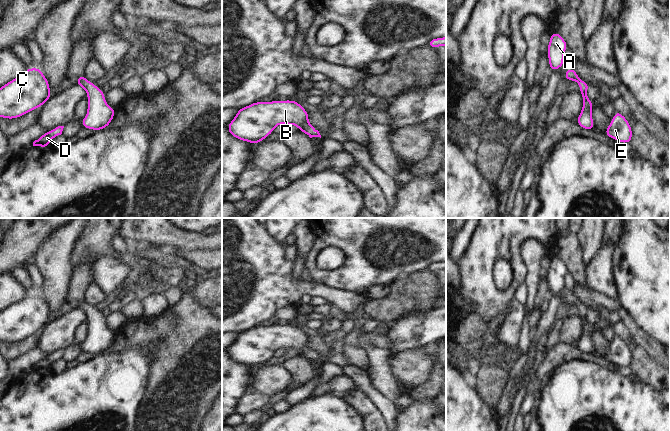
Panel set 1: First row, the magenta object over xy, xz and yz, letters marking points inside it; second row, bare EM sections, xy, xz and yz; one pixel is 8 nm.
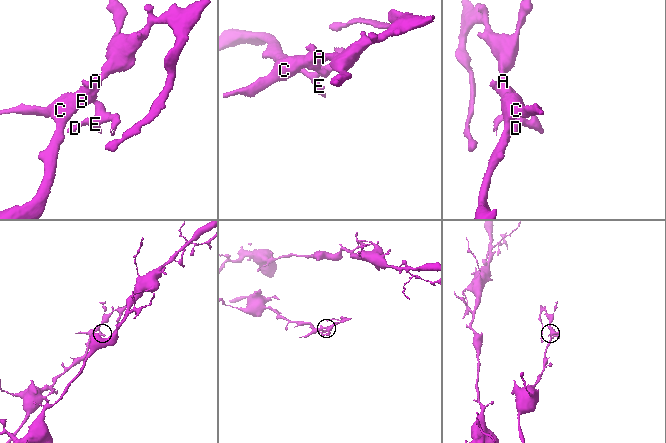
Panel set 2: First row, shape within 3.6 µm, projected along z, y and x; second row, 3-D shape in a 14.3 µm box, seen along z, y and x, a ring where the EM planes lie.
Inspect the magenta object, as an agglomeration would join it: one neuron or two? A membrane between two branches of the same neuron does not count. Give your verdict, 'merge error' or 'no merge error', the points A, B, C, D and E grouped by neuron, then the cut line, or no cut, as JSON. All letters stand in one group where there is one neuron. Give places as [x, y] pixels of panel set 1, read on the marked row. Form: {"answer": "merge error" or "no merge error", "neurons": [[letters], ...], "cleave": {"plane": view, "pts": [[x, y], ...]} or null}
{"answer": "no merge error", "neurons": [["A", "B", "C", "D", "E"]], "cleave": null}

